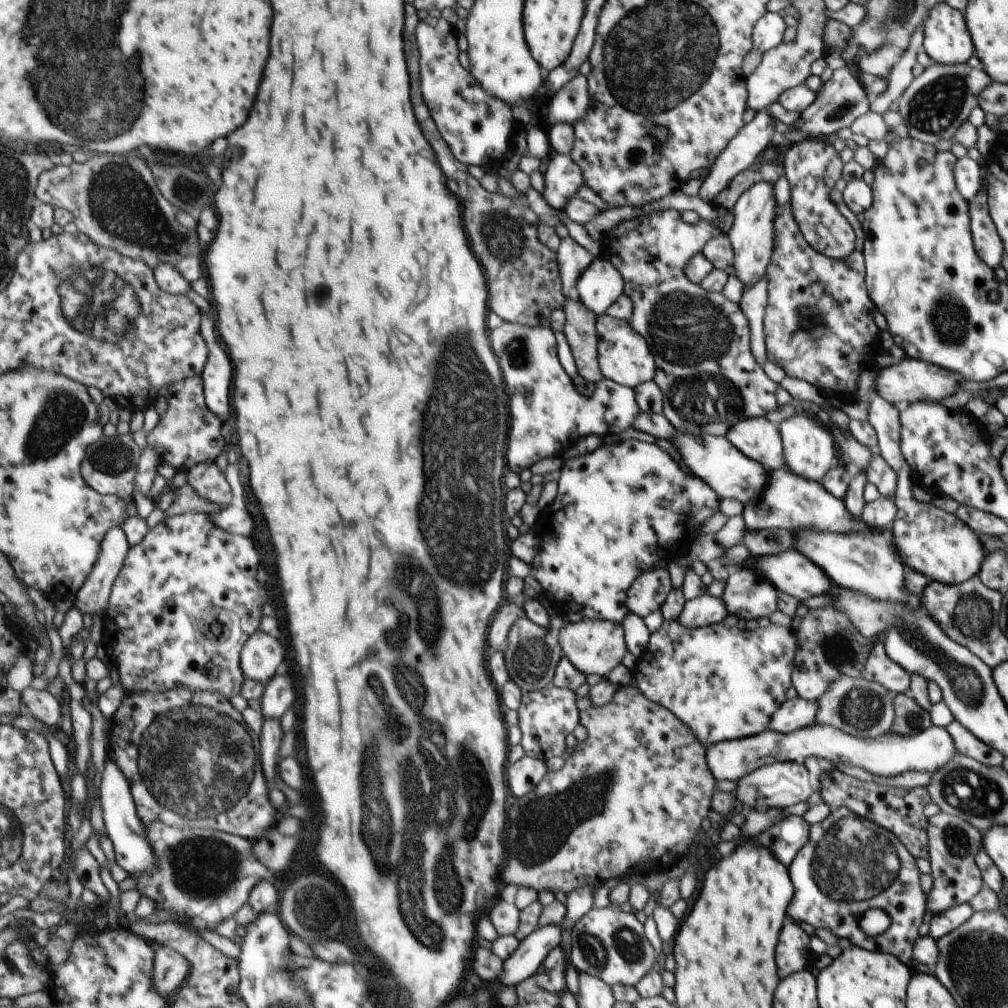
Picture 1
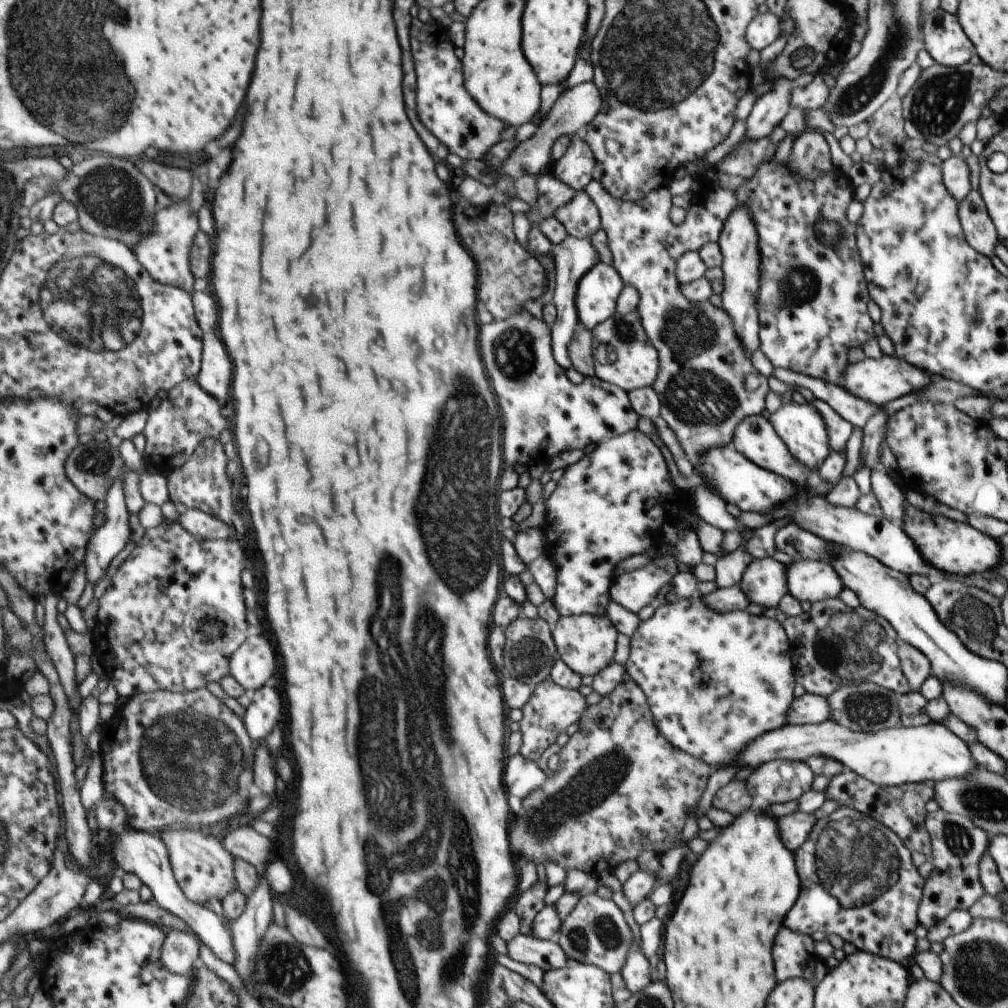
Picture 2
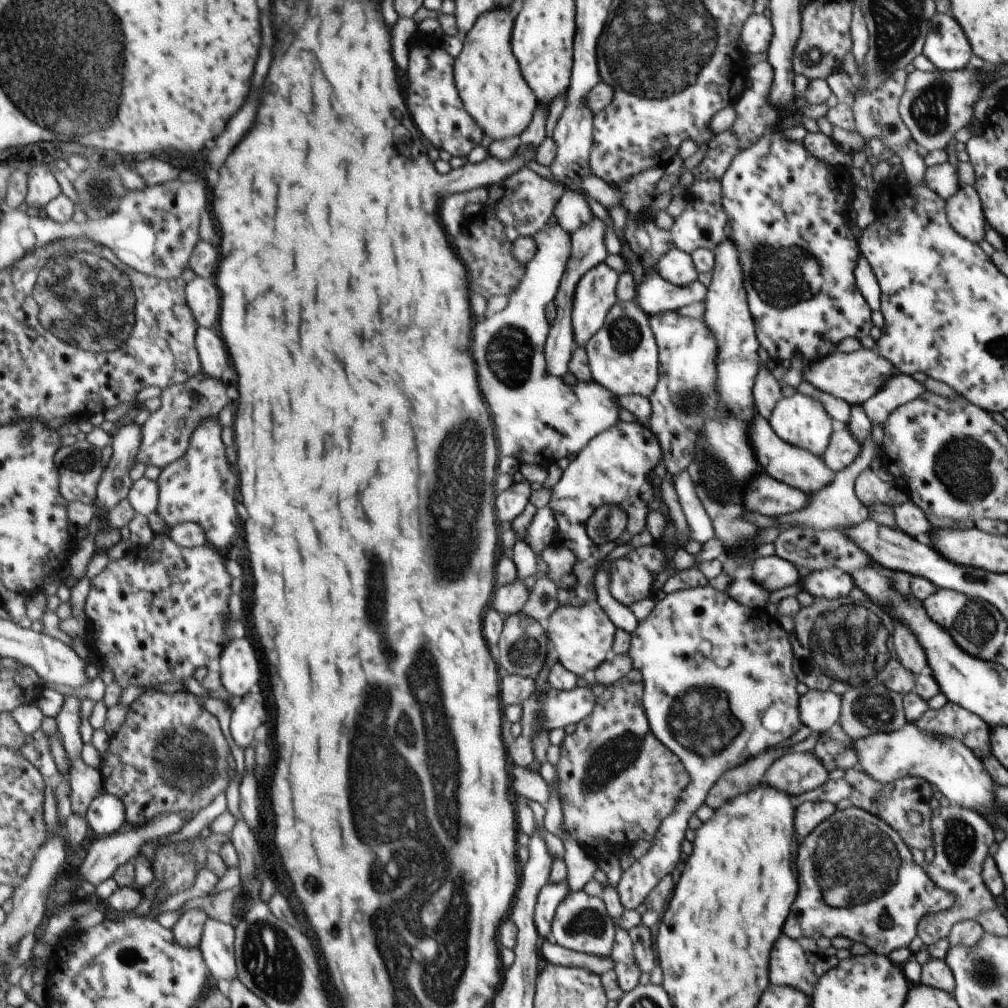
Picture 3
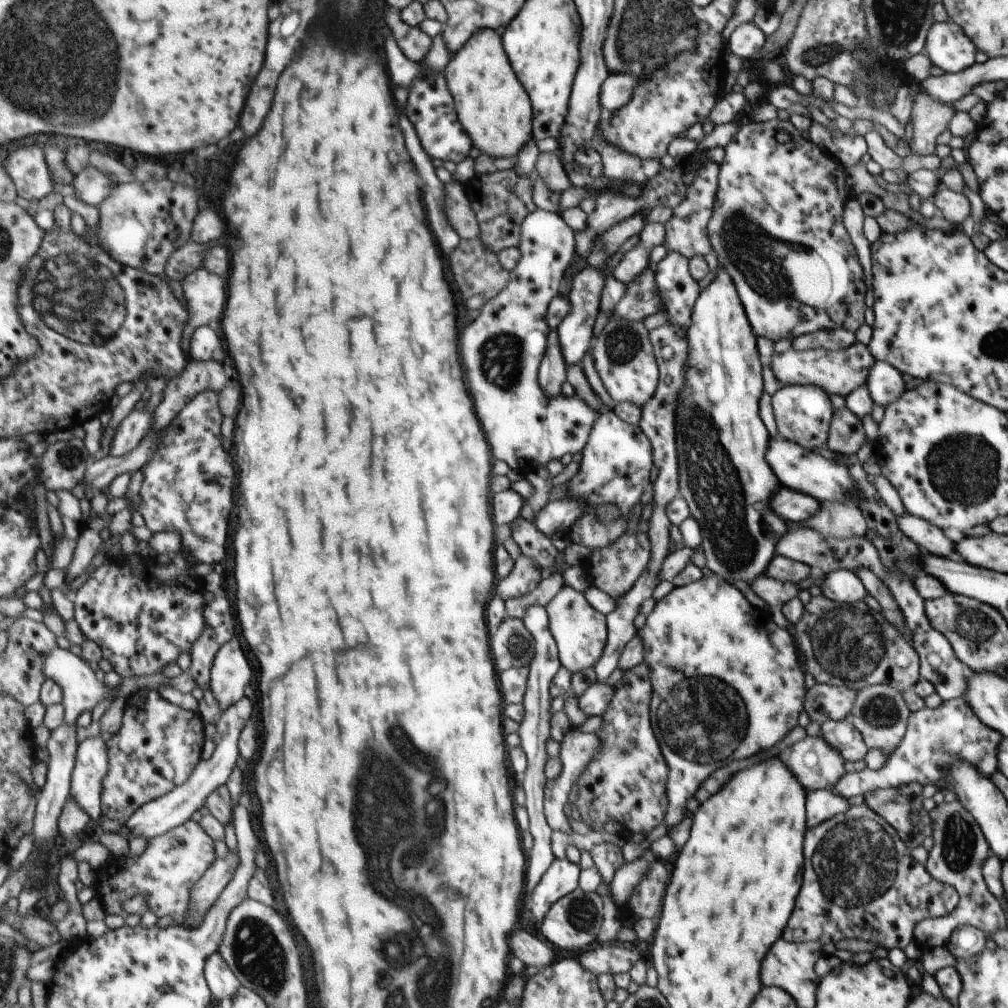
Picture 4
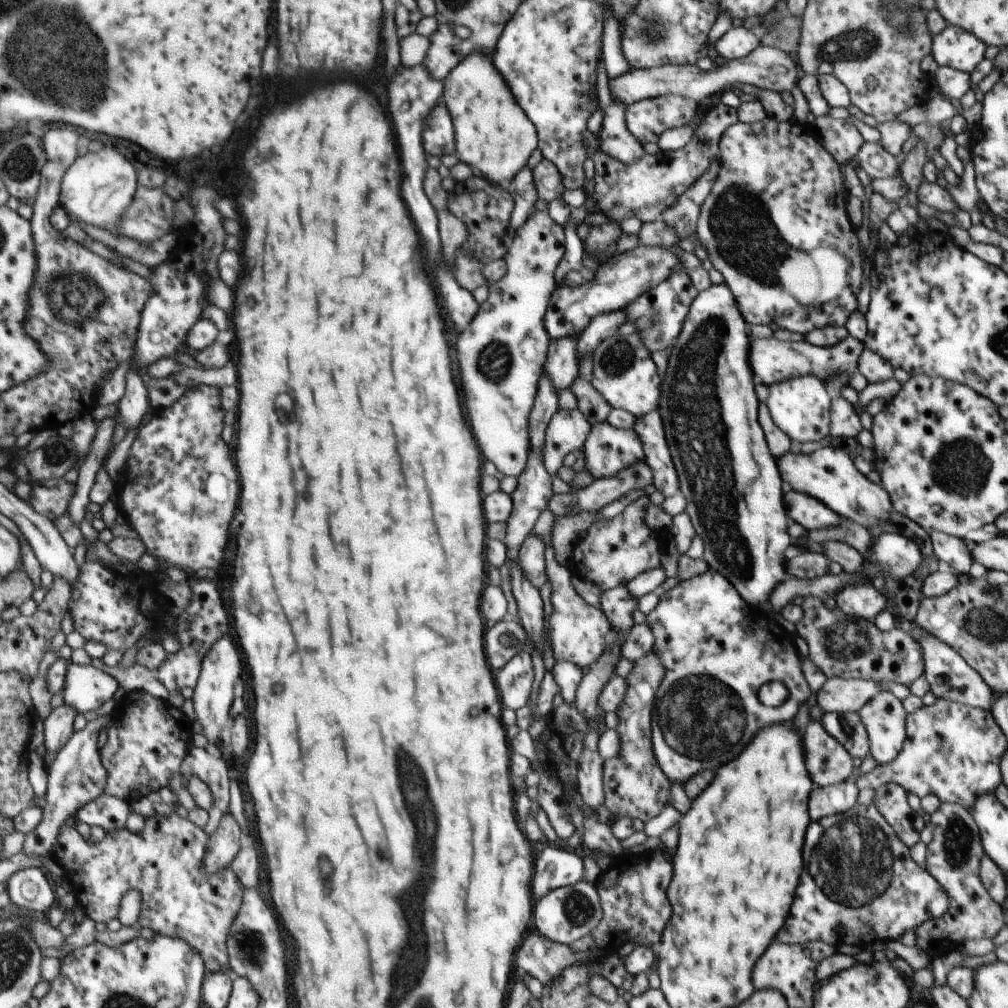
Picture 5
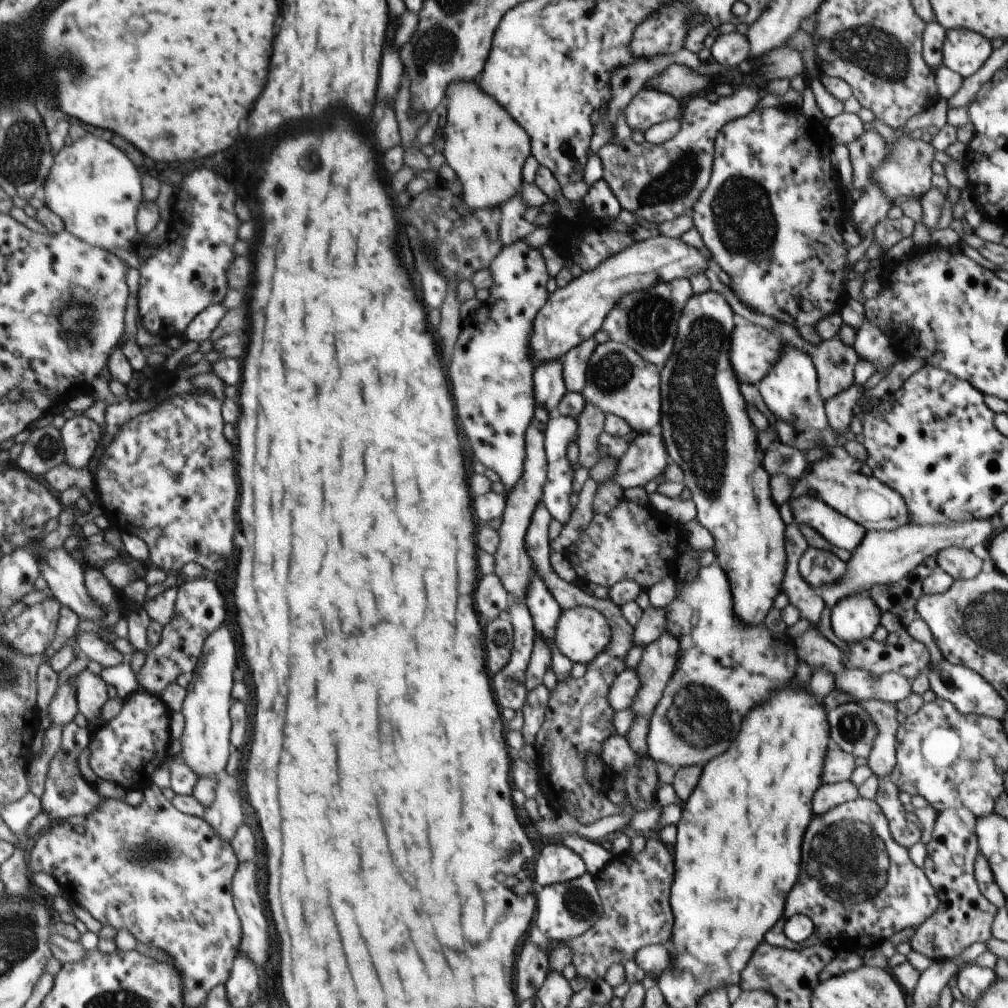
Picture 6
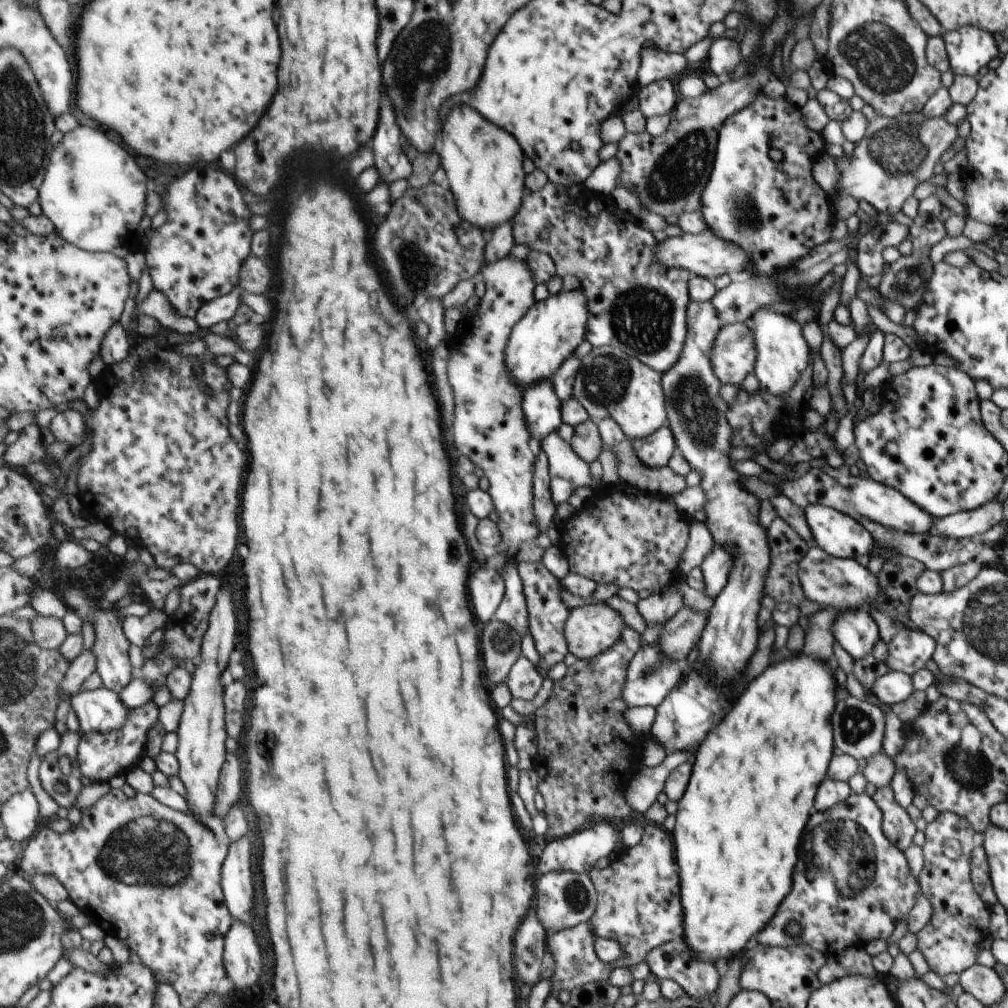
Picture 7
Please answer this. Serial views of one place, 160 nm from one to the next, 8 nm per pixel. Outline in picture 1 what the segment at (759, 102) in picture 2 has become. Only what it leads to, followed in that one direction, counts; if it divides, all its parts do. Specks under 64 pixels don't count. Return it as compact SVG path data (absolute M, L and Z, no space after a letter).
M765 110L756 111L756 115L751 122L744 123L739 134L735 135L728 146L720 152L719 158L715 160L708 173L702 178L698 188L697 196L706 203L710 203L727 185L728 182L741 171L744 171L776 138L773 129L774 119Z

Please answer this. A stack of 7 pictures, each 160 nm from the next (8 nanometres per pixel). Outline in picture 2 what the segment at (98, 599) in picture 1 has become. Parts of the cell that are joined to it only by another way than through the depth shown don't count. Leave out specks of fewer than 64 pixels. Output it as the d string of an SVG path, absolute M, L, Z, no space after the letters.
M125 473L121 477L118 474L115 476L115 484L109 489L105 502L105 522L96 530L88 546L84 564L88 580L93 584L105 578L109 564L125 550L131 536L130 510L124 489L125 477Z

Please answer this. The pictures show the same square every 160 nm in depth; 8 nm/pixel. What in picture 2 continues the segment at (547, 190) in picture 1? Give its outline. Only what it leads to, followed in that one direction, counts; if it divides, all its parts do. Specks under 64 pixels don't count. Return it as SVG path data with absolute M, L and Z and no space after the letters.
M581 134L570 135L569 138L567 150L556 161L551 161L548 172L575 192L583 191L592 180L594 158Z

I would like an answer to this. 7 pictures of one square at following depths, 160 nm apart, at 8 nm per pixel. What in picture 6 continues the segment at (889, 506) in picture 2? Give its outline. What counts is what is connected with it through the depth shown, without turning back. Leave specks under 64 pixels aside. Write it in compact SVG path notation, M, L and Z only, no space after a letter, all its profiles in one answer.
M949 545L934 555L936 566L949 573L953 580L970 579L982 570L982 562L971 550Z

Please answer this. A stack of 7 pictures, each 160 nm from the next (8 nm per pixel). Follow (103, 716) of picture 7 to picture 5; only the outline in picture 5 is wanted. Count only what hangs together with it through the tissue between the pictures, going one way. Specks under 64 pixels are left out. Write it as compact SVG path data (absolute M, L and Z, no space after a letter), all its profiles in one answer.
M71 660L63 690L65 704L72 706L78 713L87 714L87 712L93 712L99 706L103 706L107 700L111 700L121 687L117 678L107 671L92 665L81 666Z

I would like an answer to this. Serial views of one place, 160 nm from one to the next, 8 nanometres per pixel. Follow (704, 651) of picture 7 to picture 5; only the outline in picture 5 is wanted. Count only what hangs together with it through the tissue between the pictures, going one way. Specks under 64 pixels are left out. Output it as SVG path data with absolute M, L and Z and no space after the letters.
M724 282L718 285L709 285L709 288L698 291L697 296L691 301L687 314L685 315L681 330L677 338L673 341L670 348L670 355L668 358L667 372L661 378L660 383L660 398L659 411L661 420L665 420L665 440L669 440L669 454L673 456L672 463L677 464L677 472L681 472L681 494L686 500L684 511L690 518L694 531L701 542L704 544L704 551L702 559L707 564L709 570L721 573L734 586L744 601L753 608L753 610L761 610L765 614L772 615L769 610L768 596L775 590L776 584L783 580L783 552L789 546L789 538L787 538L787 518L783 512L783 505L781 504L781 480L773 458L769 454L767 443L764 439L763 431L757 422L757 400L753 394L753 380L751 365L748 361L748 352L751 351L751 341L747 339L749 336L745 332L745 321L741 316L732 291Z

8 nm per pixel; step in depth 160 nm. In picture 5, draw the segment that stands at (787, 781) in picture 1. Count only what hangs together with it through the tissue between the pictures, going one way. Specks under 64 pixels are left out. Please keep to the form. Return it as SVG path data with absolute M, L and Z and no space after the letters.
M810 720L802 730L802 748L805 749L807 772L818 787L843 782L851 776L852 755L838 740L829 736L820 721Z

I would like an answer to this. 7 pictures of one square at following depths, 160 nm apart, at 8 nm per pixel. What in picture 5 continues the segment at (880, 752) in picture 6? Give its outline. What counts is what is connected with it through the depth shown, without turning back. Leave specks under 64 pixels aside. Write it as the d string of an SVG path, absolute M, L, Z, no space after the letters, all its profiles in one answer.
M881 691L856 713L868 738L868 752L876 764L891 762L901 750L906 735L906 712L901 701L891 692Z

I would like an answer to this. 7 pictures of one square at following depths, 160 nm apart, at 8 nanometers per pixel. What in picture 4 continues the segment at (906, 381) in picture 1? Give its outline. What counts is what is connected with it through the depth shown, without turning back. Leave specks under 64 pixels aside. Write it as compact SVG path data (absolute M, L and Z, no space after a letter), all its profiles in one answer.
M853 343L845 350L829 352L822 348L797 351L789 348L781 355L770 354L770 368L782 385L815 385L824 389L830 395L839 395L844 398L855 391L856 388L865 387L868 380L868 372L872 364L876 362L867 345Z

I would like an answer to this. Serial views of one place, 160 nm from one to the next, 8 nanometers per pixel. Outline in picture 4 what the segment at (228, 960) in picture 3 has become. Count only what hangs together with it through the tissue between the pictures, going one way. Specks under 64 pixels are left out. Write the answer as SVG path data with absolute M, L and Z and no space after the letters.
M220 951L208 958L205 974L216 1003L228 1005L242 987L239 977L229 968Z

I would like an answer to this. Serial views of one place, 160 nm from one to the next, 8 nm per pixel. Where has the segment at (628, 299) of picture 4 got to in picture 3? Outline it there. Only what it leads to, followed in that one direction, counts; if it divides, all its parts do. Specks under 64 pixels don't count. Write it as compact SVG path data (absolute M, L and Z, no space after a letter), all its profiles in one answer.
M653 271L643 274L639 286L635 288L634 300L647 315L676 311L681 306L699 302L706 296L706 287L697 280L680 287L663 280Z

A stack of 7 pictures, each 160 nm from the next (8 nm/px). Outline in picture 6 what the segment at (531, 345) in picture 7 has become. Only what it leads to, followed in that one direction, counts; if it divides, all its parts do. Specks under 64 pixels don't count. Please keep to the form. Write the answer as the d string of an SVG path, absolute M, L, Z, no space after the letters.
M651 234L650 238L632 242L591 271L573 277L565 286L557 287L549 293L547 302L537 311L531 339L534 361L539 364L549 359L560 360L580 341L591 339L622 296L645 291L657 283L688 279L691 275L703 273L711 258L704 258L700 253L683 244L680 239Z

